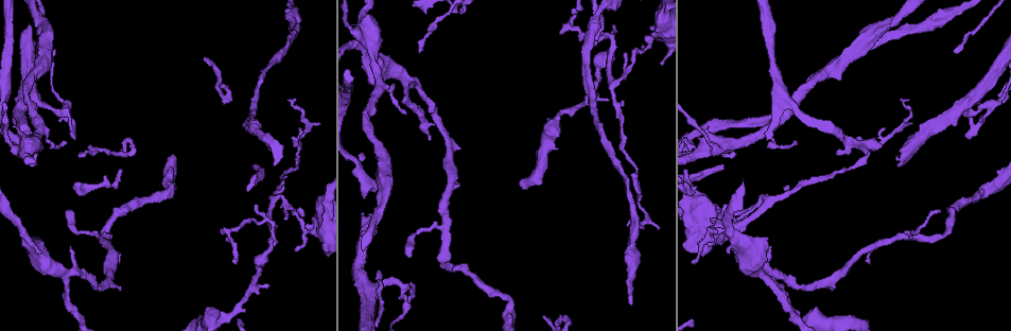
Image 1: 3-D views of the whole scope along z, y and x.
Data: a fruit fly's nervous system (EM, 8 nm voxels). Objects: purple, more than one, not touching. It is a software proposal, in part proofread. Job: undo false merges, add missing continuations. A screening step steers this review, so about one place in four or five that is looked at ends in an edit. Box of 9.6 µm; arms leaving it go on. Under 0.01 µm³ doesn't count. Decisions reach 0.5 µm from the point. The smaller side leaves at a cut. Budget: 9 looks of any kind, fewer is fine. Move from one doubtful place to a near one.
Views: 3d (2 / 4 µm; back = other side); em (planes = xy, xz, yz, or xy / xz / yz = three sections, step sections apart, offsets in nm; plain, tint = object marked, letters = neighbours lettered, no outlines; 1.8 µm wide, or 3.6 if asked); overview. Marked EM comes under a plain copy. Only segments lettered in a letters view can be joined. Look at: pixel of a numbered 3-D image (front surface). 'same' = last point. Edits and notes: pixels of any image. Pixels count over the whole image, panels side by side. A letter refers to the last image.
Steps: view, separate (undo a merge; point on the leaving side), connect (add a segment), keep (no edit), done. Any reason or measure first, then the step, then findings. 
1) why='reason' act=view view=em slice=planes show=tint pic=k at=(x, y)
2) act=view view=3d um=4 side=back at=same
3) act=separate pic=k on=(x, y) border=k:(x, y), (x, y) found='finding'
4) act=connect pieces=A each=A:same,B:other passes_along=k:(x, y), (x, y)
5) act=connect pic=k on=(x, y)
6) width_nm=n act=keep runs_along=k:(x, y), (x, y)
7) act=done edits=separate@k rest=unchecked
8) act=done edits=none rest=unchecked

why='thin end' act=view view=em slice=xy step=4 show=tint pic=1 at=(460, 13)

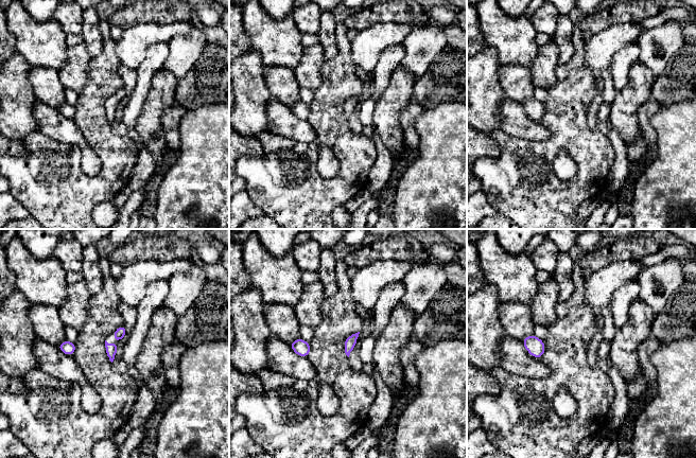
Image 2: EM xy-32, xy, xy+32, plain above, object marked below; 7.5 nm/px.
act=view view=em slice=planes show=letters at=same

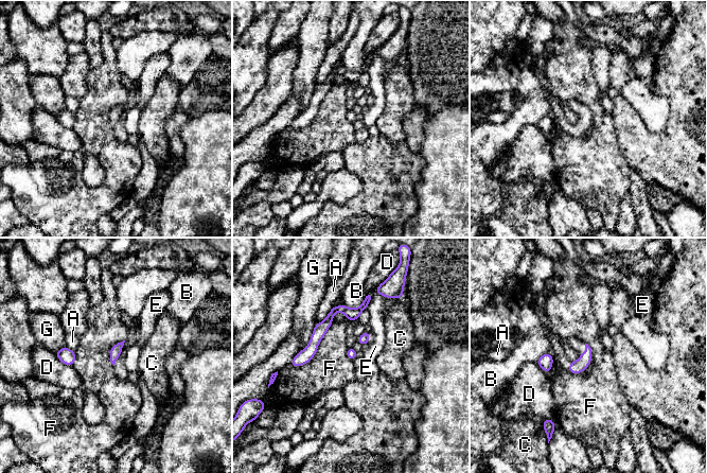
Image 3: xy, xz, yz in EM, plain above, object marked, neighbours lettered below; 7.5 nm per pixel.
act=keep each=A:other,B:other,C:other,D:other,E:other,F:other,G:other border=3:(333, 322), (308, 362), (289, 365) found='no lettered segment goes on from it'

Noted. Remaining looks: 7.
why='tapers out' act=view view=em slice=xy step=16 show=tint pic=1 at=(406, 113)

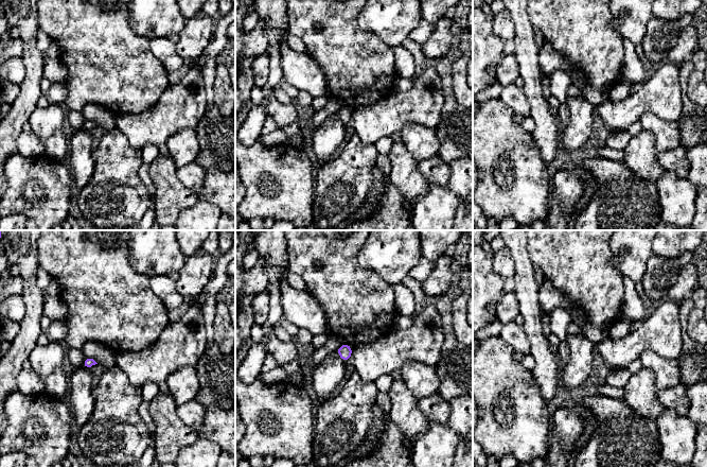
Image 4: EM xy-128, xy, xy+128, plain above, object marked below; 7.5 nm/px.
act=view view=em slice=planes show=letters at=same

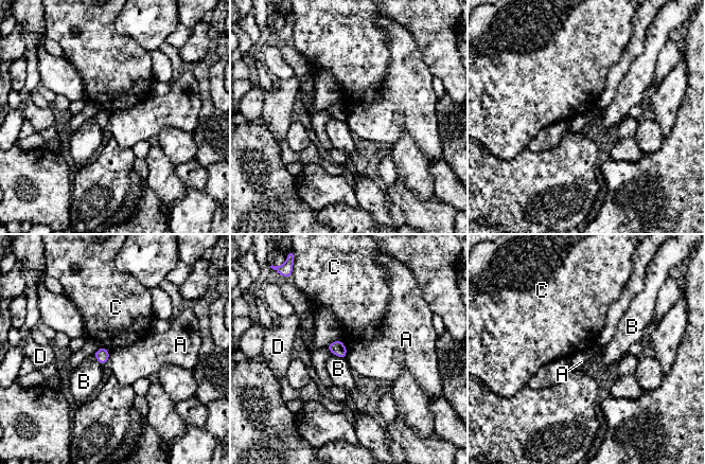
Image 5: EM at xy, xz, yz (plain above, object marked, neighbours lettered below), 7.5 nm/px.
act=keep each=A:other,B:other,C:other,D:other border=5:(345, 346), (346, 358) found='no lettered segment goes on from it'

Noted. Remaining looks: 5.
act=view view=em slice=planes show=letters pic=1 at=(361, 29)

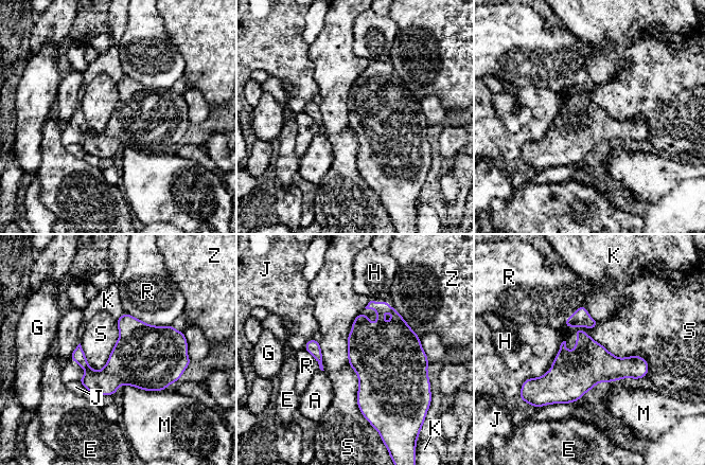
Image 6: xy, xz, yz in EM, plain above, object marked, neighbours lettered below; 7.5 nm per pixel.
longest_contact=S:850nm act=keep each=A:other,E:other,G:other,H:other,J:other,K:other,M:other,R:other,S:other,Z:other border=6:(359, 311), (348, 363), (371, 425) found='one cell here'

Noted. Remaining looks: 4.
why='calibre changes' act=view view=3d um=2 pic=1 at=(910, 153)

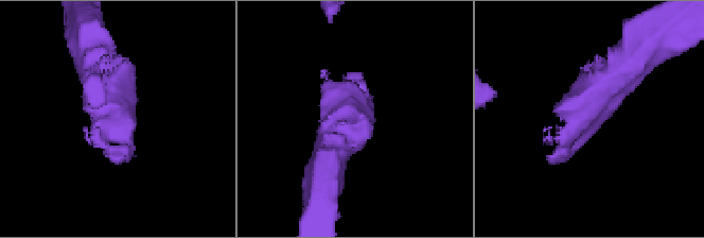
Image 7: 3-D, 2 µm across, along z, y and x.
act=view view=em slice=planes show=letters pic=7 at=(585, 120)

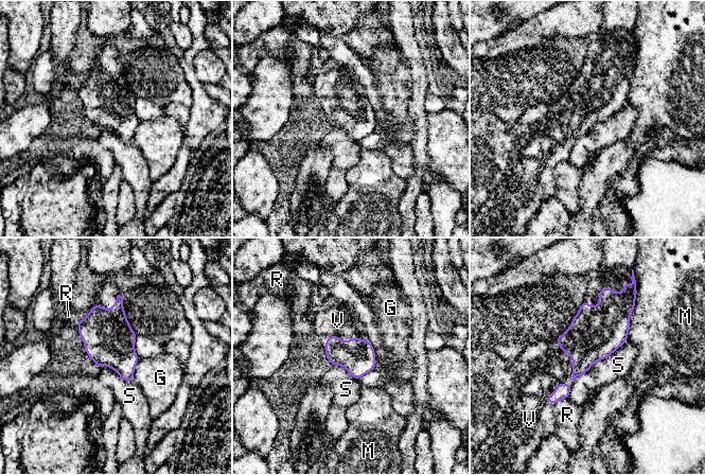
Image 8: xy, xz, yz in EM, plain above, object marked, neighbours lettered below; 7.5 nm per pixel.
act=connect pieces=V each=G:other,M:other,R:other,S:other,V:same passes_along=8:(357, 356), (340, 339), (337, 320) found='it goes on there'

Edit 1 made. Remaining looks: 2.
act=done edits=connect@8 rest=unchecked

